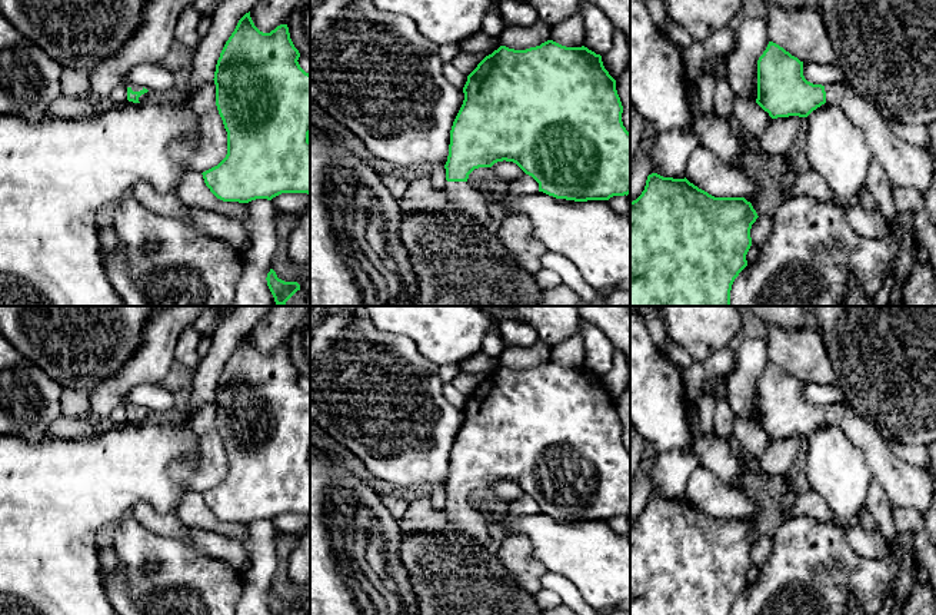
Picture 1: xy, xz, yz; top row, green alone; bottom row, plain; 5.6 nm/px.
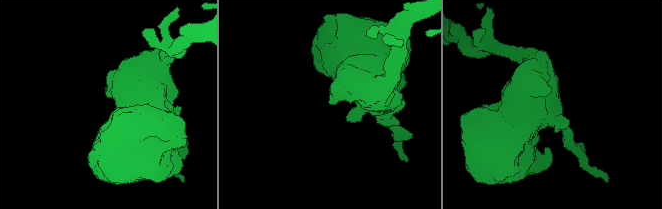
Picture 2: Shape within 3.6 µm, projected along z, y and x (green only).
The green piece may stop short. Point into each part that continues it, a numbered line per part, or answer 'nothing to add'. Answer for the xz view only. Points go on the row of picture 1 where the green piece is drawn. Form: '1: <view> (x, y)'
1: xz (462, 196)

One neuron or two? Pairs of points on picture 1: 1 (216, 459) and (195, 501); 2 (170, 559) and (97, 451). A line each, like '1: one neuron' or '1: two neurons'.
1: two neurons
2: two neurons

